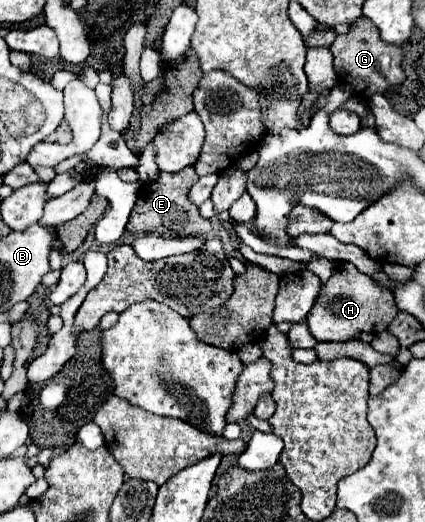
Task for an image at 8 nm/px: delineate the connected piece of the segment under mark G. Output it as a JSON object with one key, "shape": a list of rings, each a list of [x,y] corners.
{"shape":[[[360,16],[346,34],[336,36],[334,44],[330,46],[330,52],[334,56],[334,70],[338,72],[338,84],[350,86],[354,96],[362,102],[370,102],[370,96],[384,94],[390,86],[398,86],[404,82],[406,74],[400,66],[402,62],[402,50],[400,46],[386,44],[374,22],[366,16]]]}

